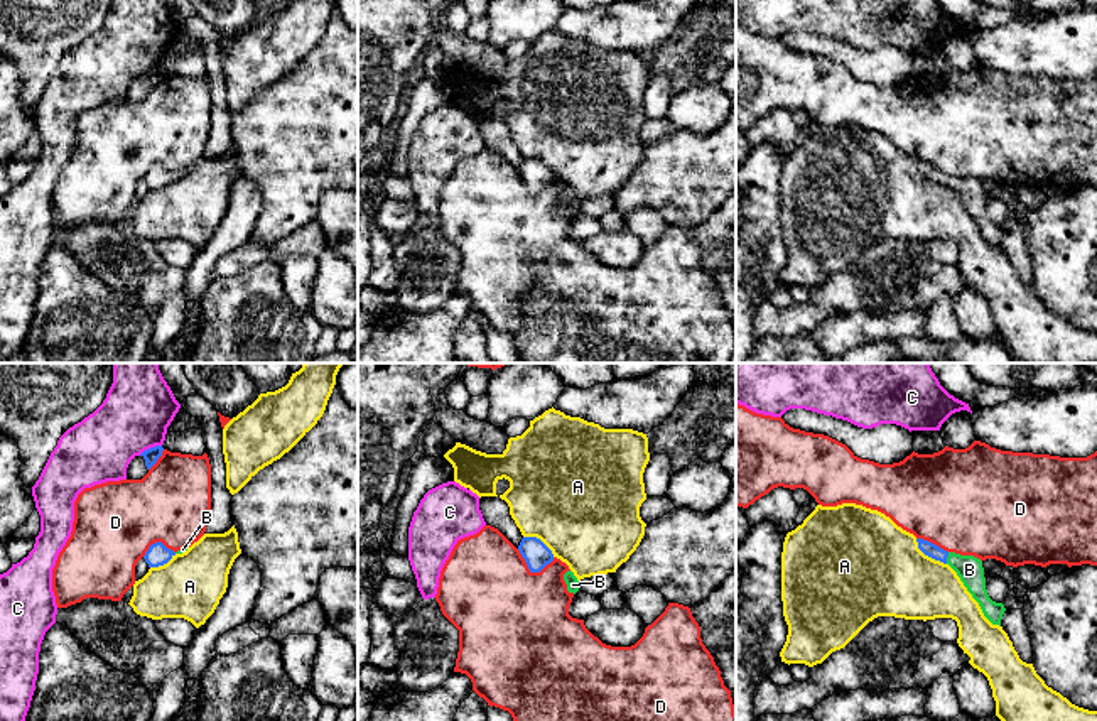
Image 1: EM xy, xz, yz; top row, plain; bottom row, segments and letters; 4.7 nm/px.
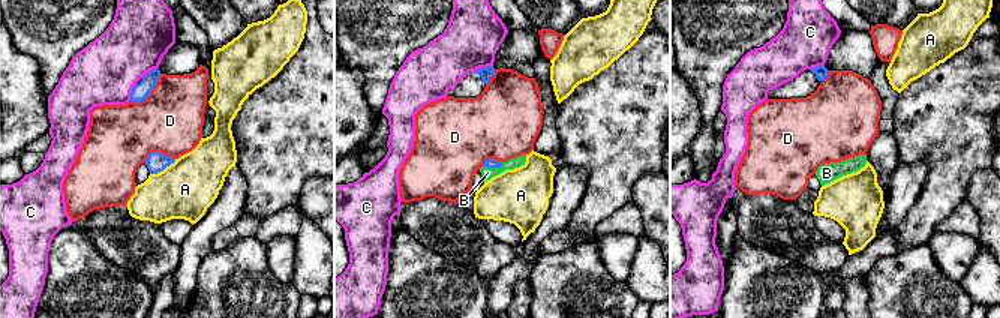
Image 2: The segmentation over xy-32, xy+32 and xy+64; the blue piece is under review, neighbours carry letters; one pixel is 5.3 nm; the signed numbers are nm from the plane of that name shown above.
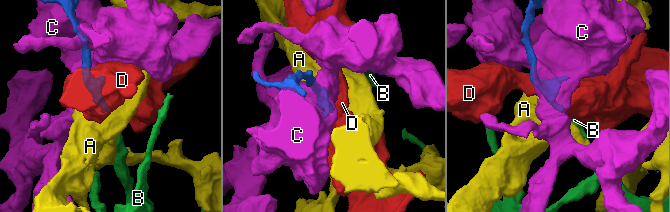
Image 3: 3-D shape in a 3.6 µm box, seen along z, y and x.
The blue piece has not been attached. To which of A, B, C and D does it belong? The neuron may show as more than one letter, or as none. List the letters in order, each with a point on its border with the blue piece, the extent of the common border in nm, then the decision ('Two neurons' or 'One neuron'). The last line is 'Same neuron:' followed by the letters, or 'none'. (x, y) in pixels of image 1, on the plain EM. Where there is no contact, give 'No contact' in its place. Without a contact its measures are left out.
A: Touches blue at yz (929, 178). Shared border 200 nm. Two neurons
B: Touches blue at yz (947, 178). Shared border 60 nm. One neuron
C: Touches blue at xy (151, 70). Shared border 120 nm. Two neurons
D: Touches blue at xz (532, 193). Shared border 190 nm. Two neurons
Same neuron: B

